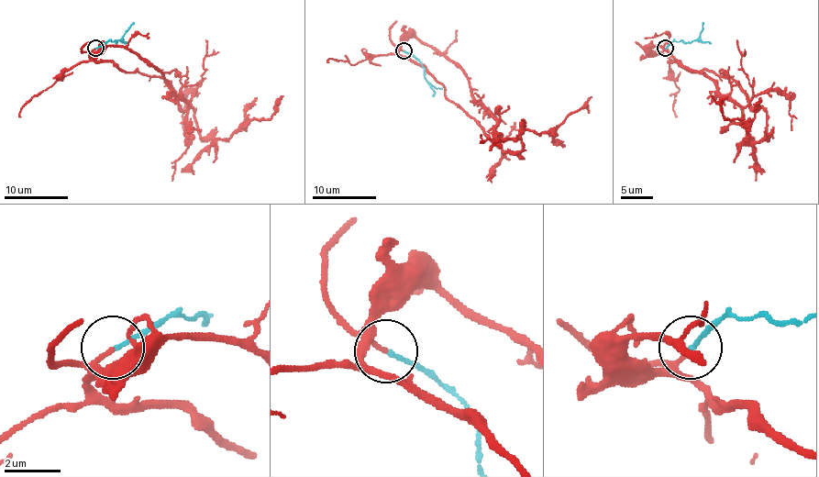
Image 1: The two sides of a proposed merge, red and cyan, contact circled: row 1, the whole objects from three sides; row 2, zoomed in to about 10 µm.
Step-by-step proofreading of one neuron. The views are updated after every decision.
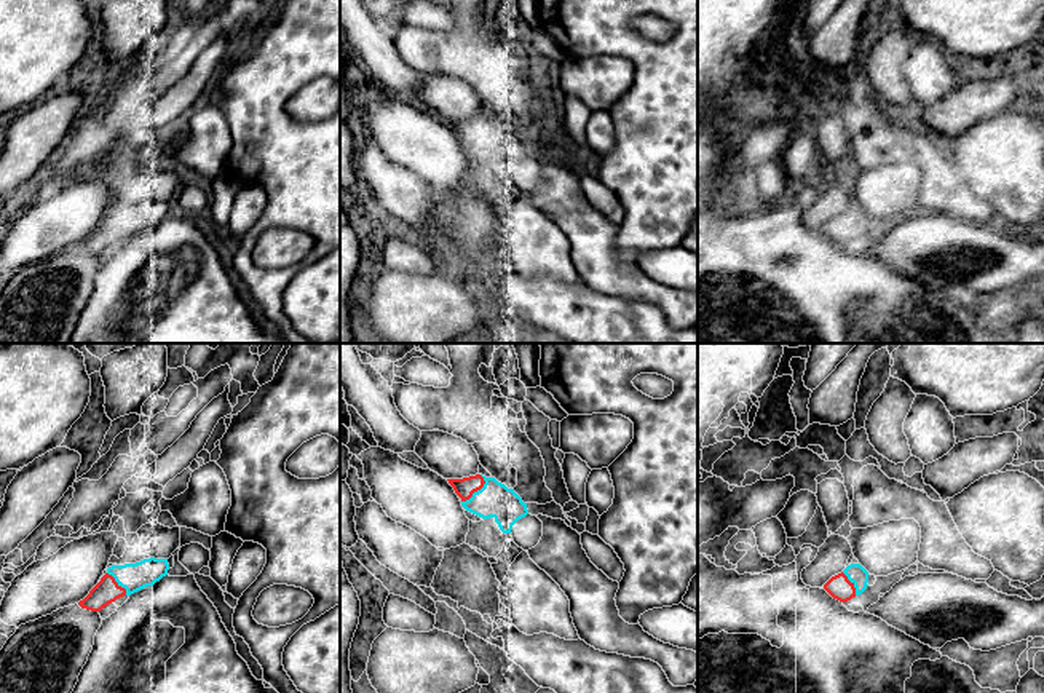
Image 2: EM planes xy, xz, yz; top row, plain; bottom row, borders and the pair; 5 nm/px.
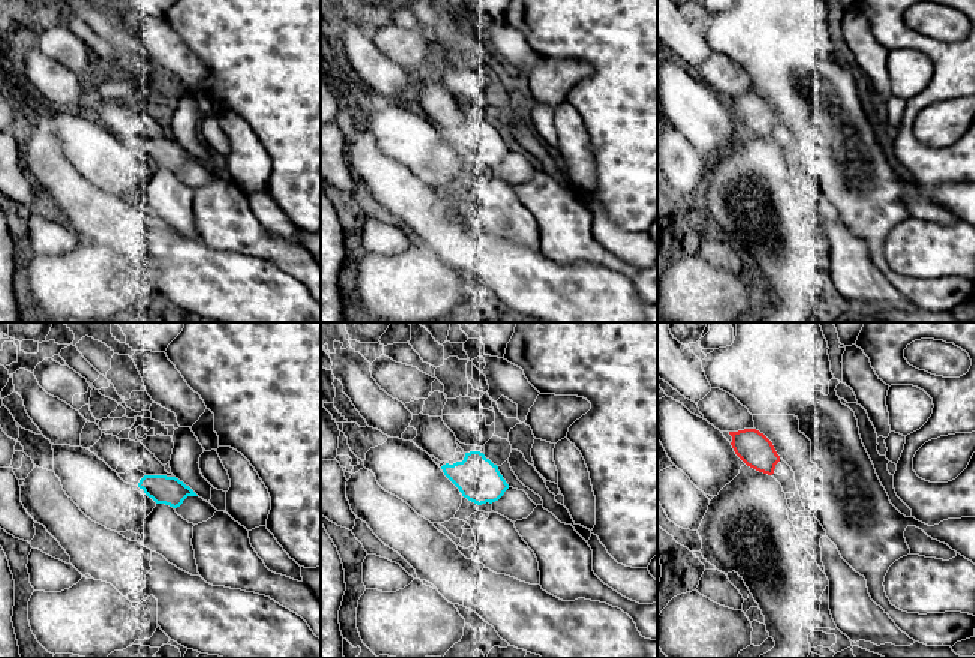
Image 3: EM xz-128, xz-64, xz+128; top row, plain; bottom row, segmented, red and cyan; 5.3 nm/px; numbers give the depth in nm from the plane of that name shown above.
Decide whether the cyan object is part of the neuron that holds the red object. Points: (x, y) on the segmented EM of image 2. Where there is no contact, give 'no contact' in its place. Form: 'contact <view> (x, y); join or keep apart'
contact xz (478, 489); join

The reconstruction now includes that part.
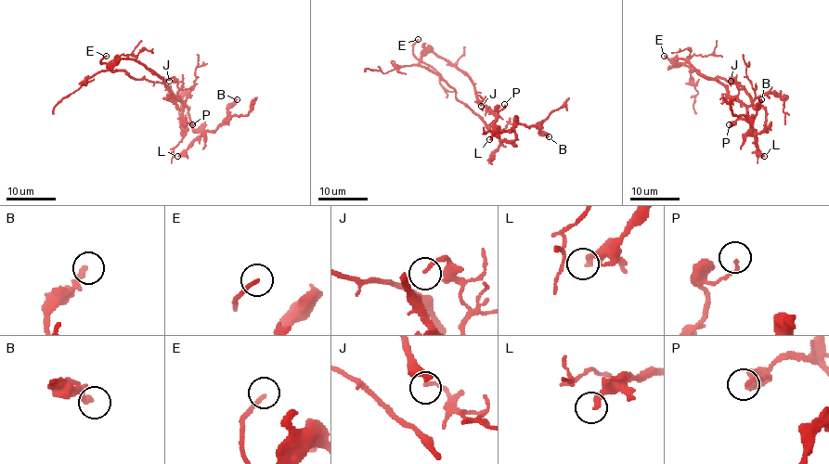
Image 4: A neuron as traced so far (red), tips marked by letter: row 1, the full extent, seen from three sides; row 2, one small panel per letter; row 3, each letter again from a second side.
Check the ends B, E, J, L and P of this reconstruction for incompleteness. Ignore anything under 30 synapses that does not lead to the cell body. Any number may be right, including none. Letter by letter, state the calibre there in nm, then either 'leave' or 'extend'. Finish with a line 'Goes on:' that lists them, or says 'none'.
B: calibre 280 nm; leave
E: calibre 190 nm; extend
J: calibre 90 nm; leave
L: calibre 200 nm; leave
P: calibre 130 nm; leave
Goes on: E

